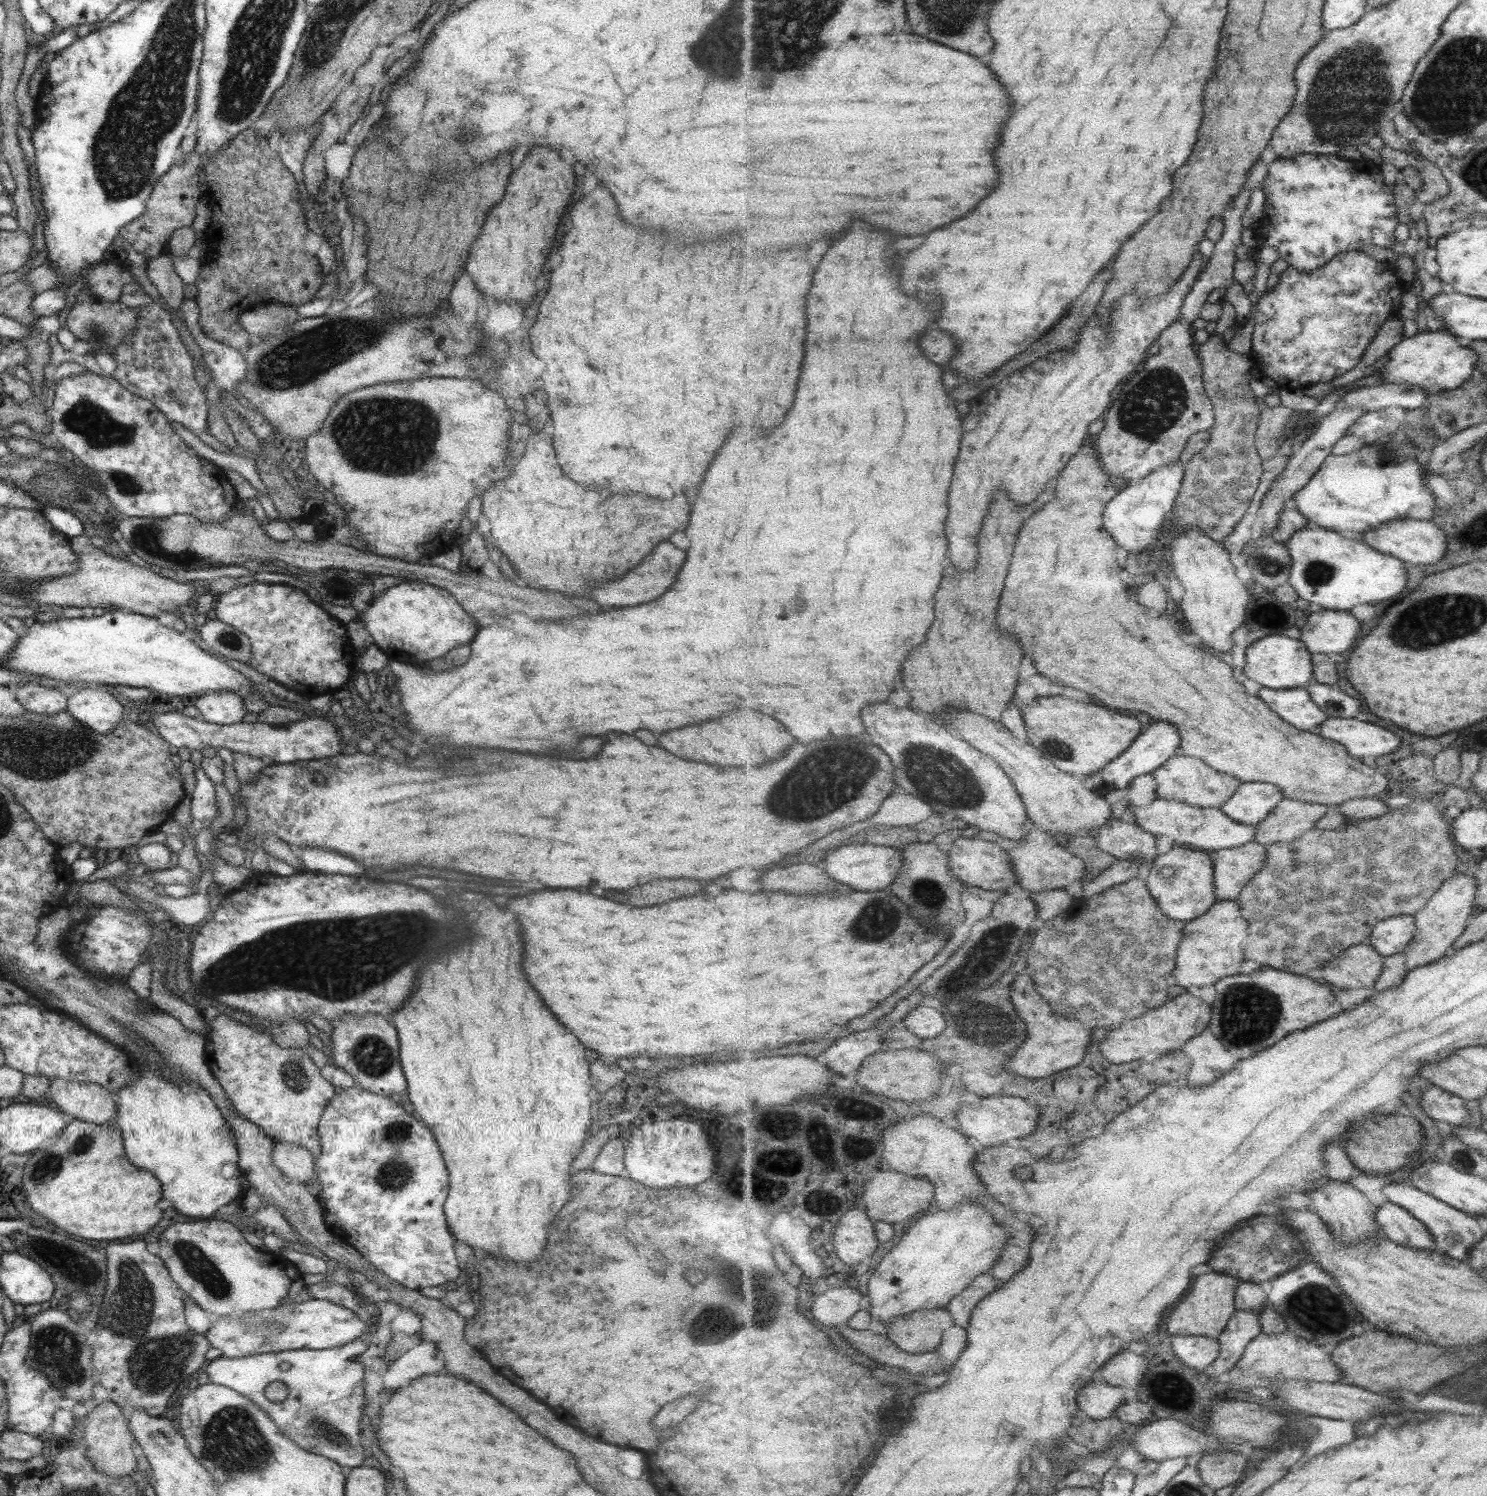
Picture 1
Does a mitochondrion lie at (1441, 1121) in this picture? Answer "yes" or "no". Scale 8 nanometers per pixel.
no

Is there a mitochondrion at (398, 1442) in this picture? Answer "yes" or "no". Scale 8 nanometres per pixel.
no

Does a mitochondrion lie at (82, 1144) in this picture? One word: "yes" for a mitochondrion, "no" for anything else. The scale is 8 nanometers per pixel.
yes

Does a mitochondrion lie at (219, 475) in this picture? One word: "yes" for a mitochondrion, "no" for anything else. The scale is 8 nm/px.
no

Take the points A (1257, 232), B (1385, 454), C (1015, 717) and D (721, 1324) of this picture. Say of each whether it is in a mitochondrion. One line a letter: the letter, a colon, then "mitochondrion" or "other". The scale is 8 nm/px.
A: other
B: mitochondrion
C: other
D: mitochondrion

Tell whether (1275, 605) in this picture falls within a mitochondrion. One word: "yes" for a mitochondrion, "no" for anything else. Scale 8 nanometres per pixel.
yes

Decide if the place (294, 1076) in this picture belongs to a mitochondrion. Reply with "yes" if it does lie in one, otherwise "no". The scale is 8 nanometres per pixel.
yes

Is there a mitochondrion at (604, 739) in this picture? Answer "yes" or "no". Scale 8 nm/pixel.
no

